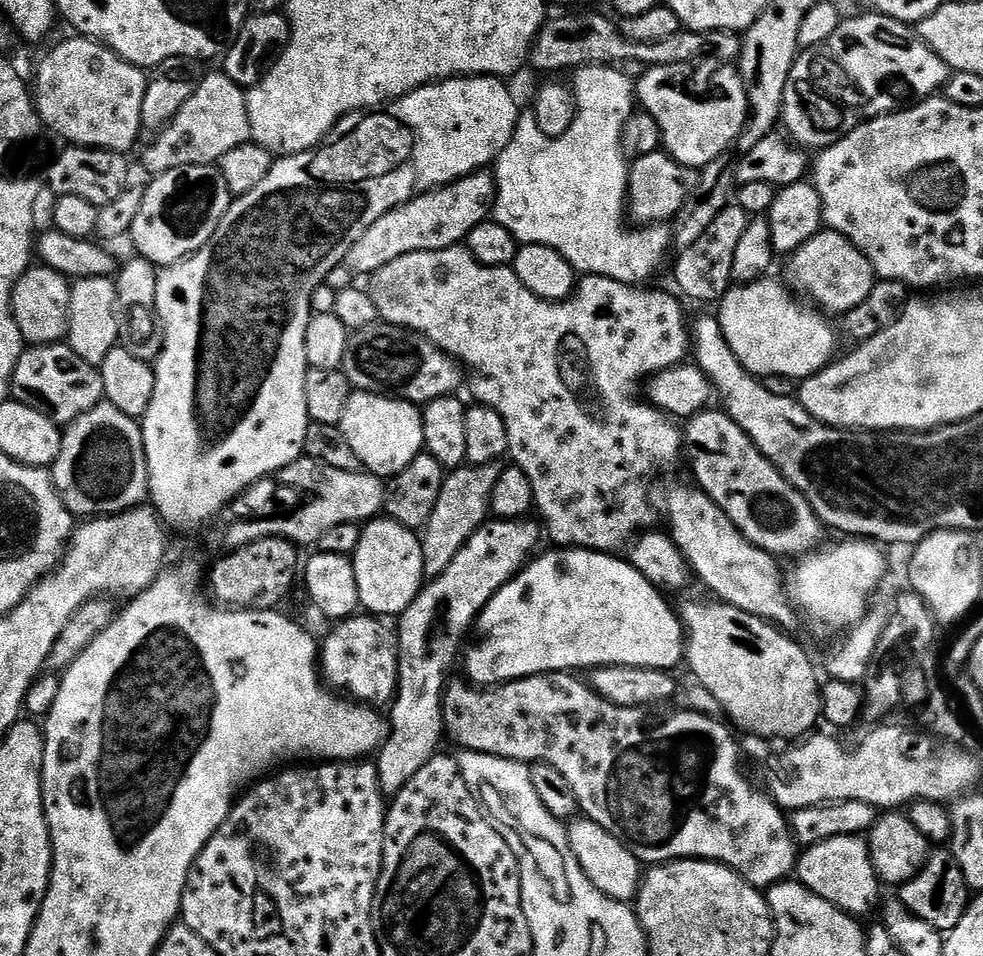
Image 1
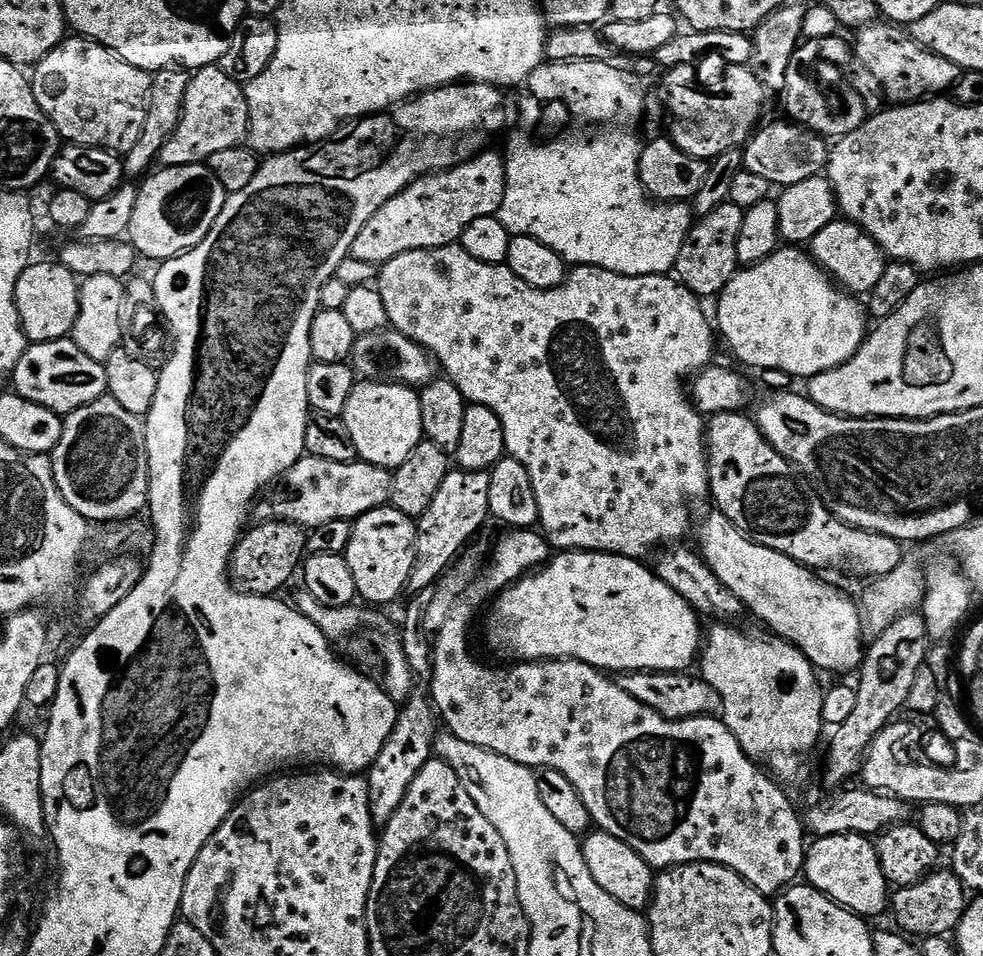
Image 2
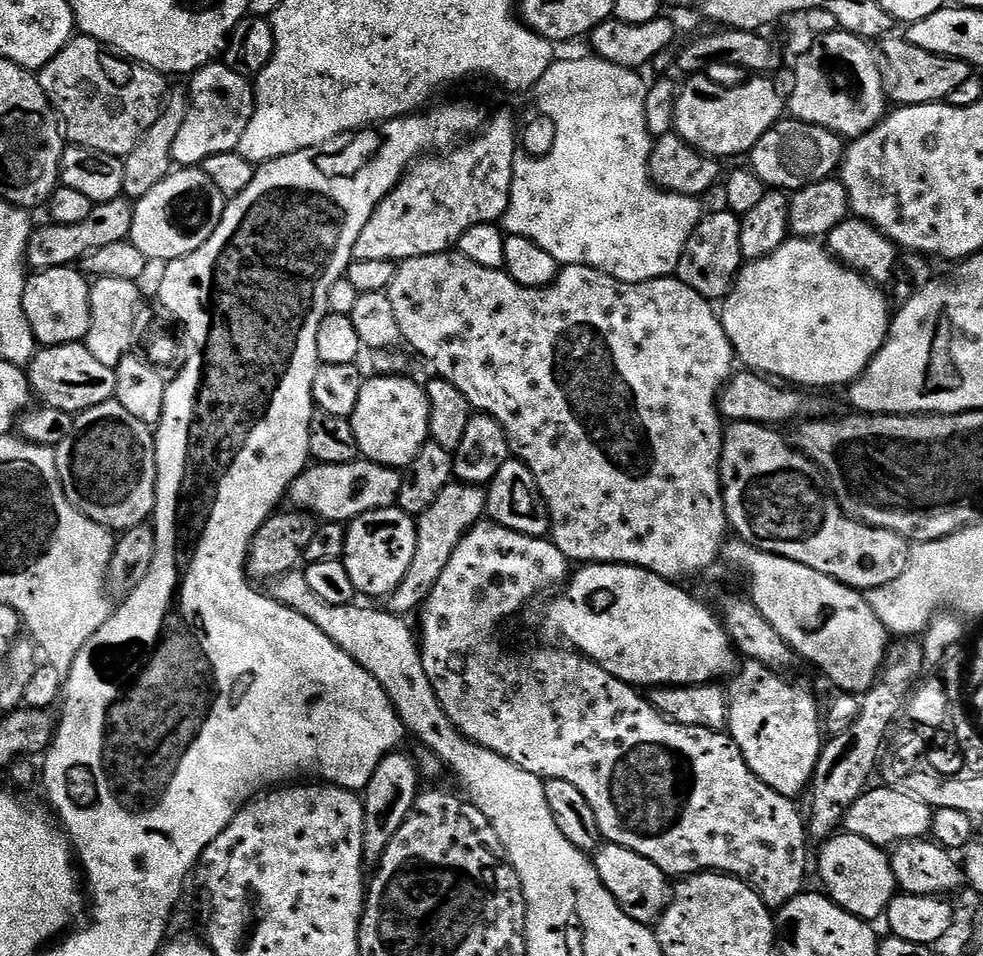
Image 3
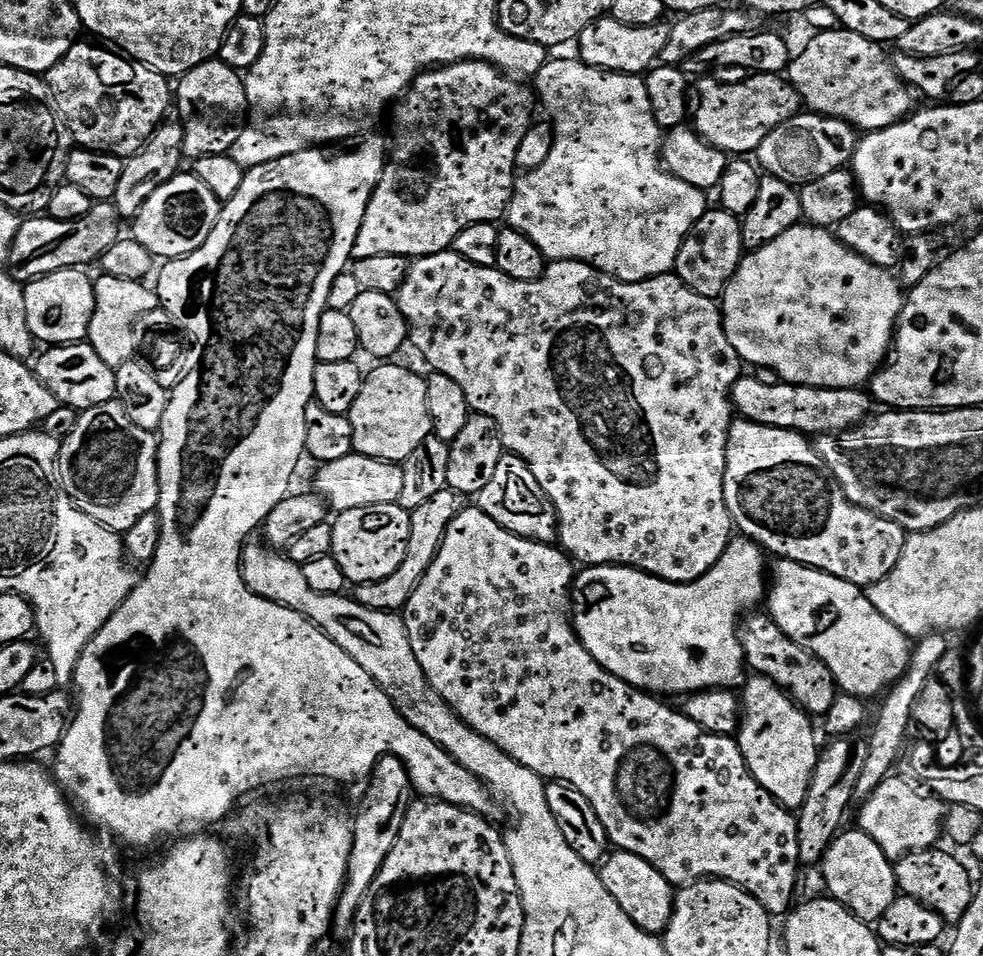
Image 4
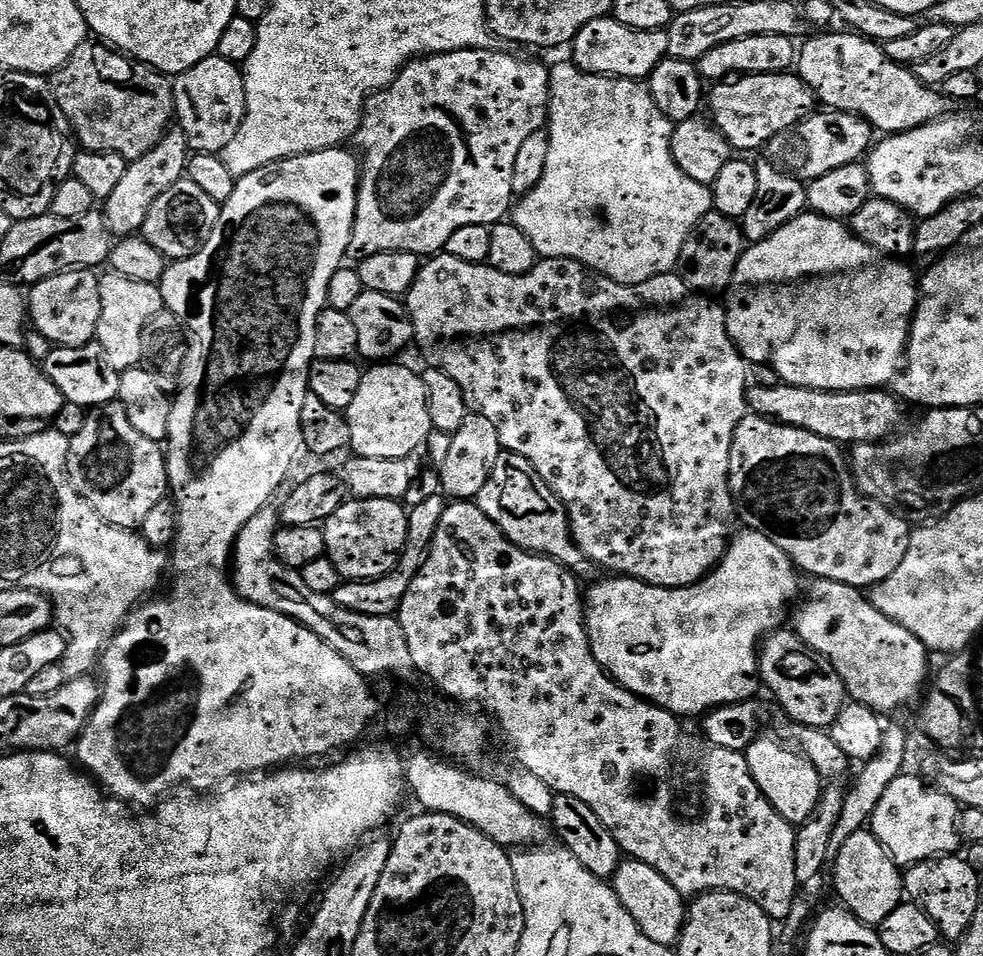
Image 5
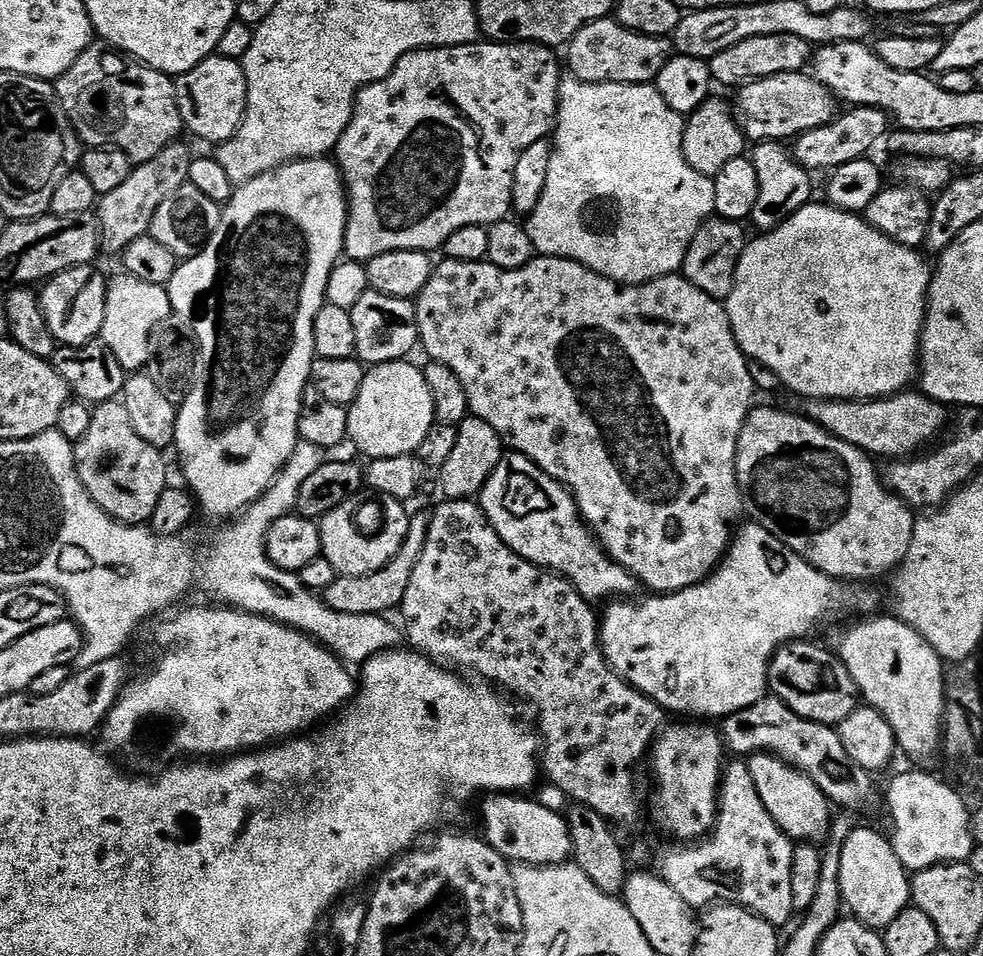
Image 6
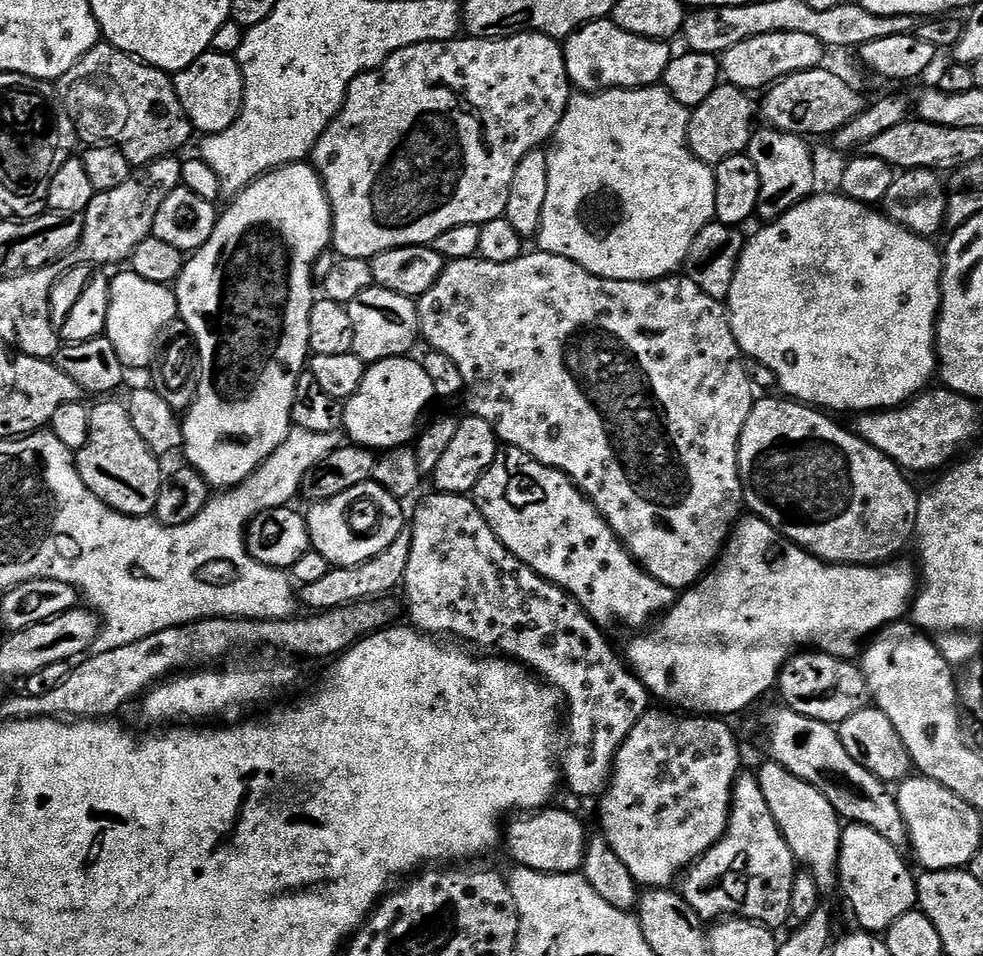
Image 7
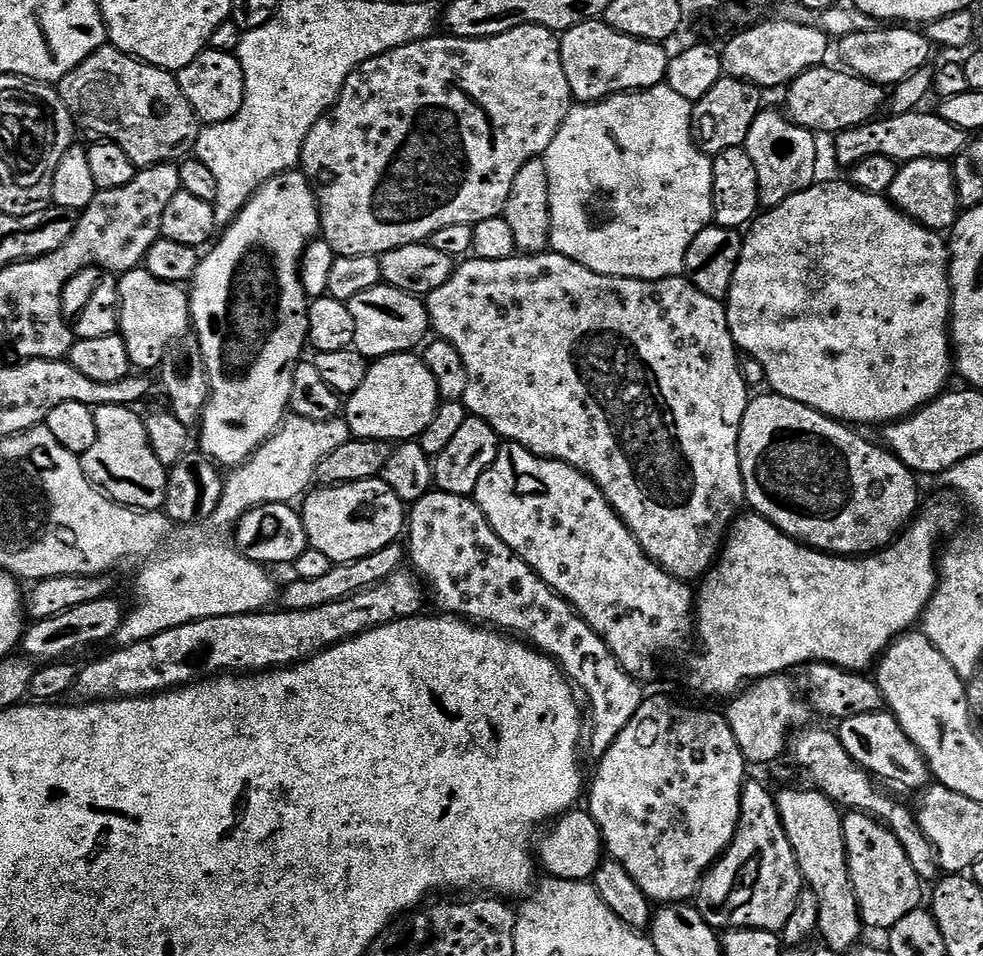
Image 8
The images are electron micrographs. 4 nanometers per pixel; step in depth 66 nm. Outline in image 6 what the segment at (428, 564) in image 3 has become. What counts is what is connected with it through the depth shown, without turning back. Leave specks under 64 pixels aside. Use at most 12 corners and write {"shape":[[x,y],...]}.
{"shape":[[430,516],[408,521],[394,558],[365,576],[337,575],[326,606],[378,616],[399,609],[422,554]]}

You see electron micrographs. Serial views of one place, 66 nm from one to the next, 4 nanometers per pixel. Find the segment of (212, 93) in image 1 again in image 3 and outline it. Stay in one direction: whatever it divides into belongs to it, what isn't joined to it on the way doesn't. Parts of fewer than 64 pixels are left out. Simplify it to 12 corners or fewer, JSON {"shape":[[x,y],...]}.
{"shape":[[222,62],[191,73],[173,161],[237,151],[254,88]]}

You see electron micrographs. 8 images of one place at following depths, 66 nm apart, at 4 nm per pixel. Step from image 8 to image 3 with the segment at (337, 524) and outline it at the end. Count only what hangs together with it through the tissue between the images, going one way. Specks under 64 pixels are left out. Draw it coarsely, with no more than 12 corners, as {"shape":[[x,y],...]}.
{"shape":[[399,506],[347,525],[343,561],[357,593],[386,598],[416,553]]}

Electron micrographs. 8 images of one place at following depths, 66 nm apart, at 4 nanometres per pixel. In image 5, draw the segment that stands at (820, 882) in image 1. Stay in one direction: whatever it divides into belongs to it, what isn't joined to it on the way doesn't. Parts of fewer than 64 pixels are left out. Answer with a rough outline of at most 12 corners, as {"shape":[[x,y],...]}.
{"shape":[[871,831],[834,861],[839,903],[878,926],[902,903],[901,869]]}

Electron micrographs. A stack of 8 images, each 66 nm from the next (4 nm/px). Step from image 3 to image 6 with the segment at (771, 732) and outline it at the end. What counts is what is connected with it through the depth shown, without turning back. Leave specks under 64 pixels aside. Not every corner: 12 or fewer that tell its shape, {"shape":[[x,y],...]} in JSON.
{"shape":[[771,754],[746,763],[770,818],[792,841],[820,842],[831,803]]}

